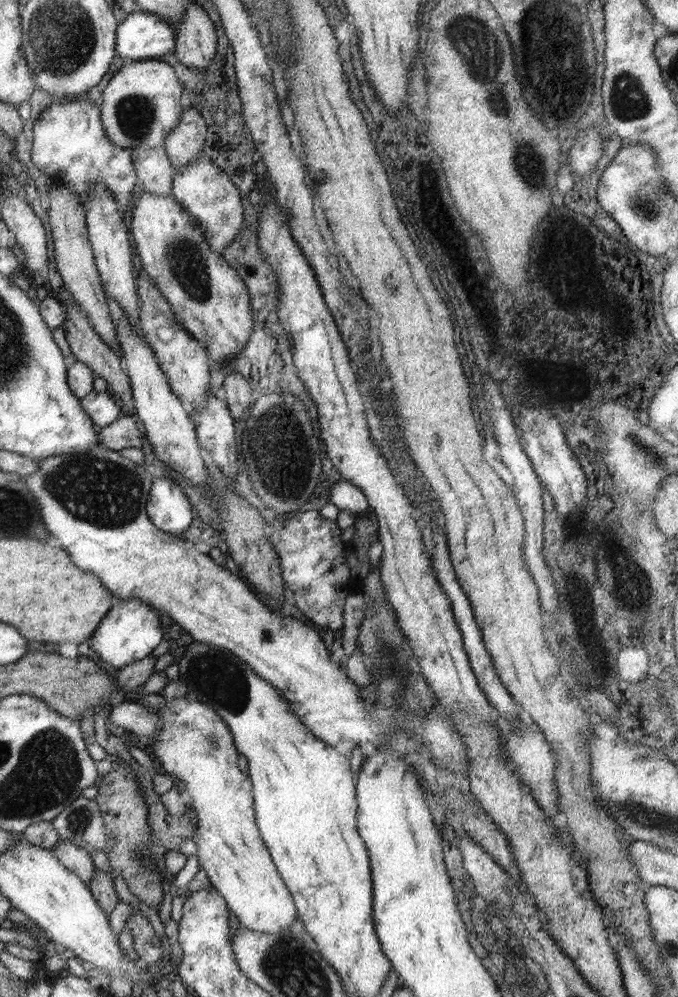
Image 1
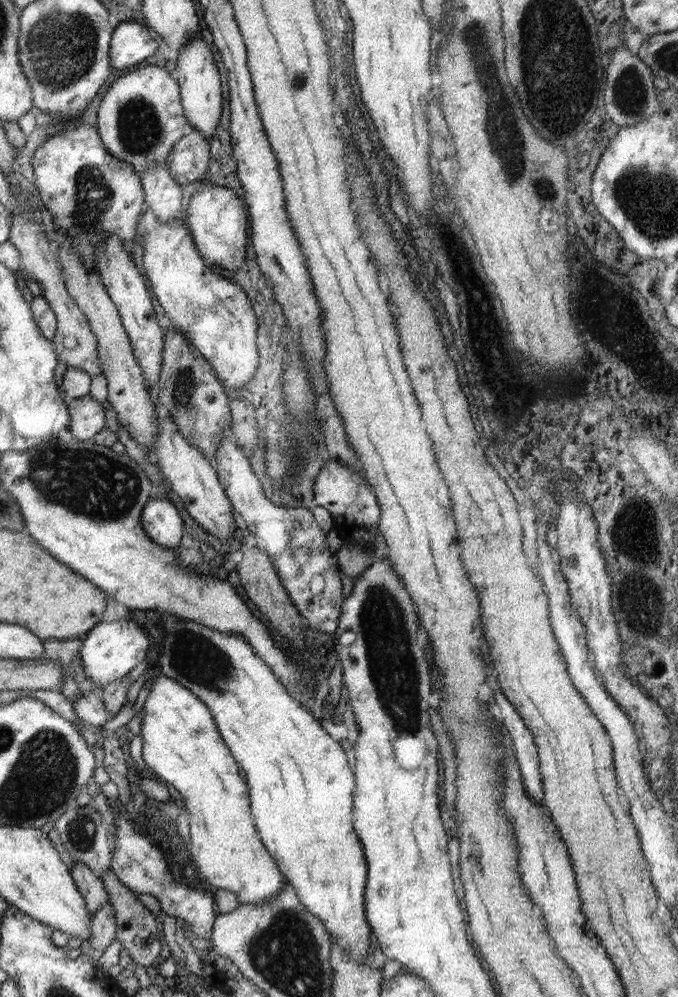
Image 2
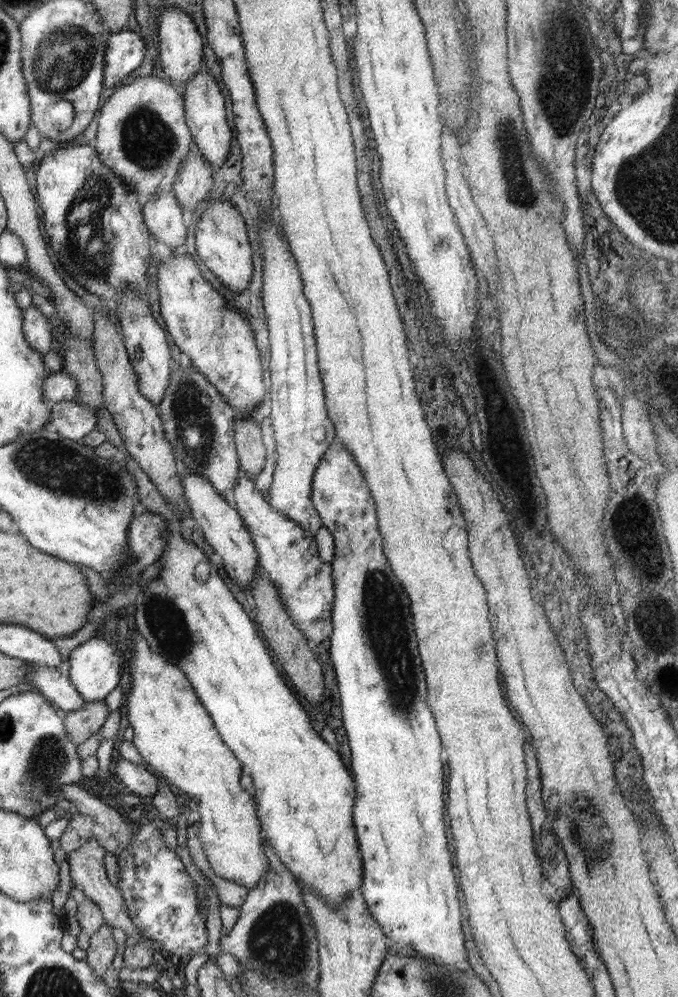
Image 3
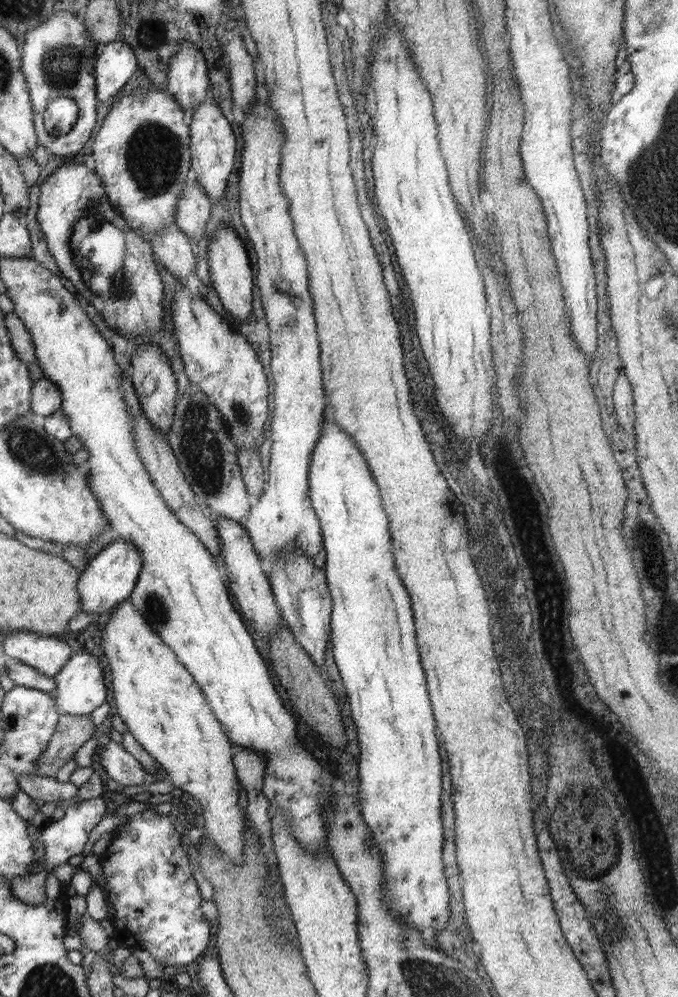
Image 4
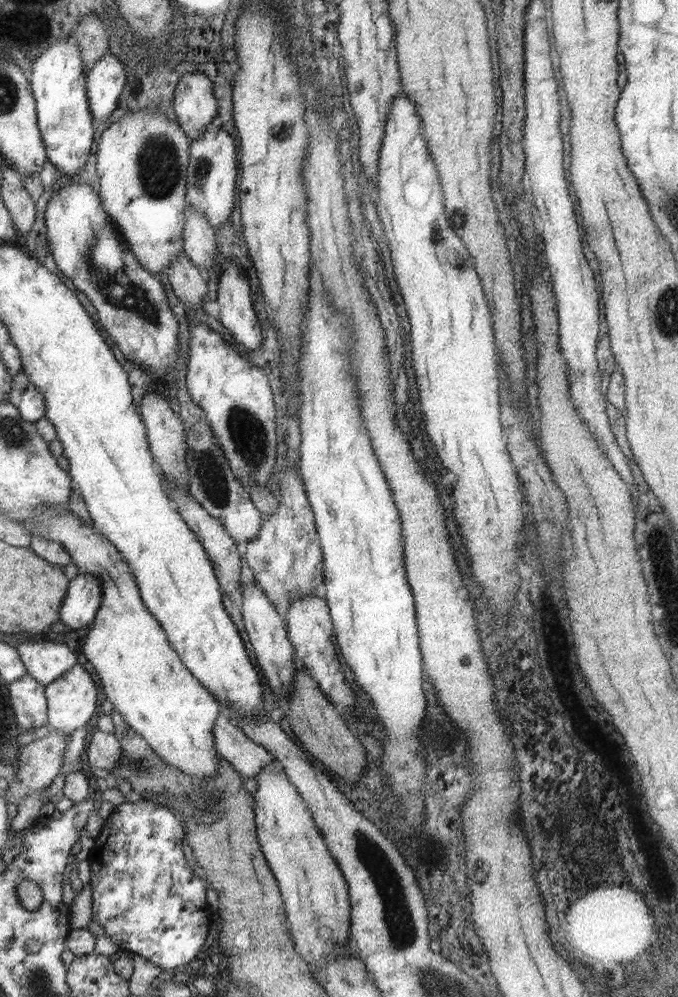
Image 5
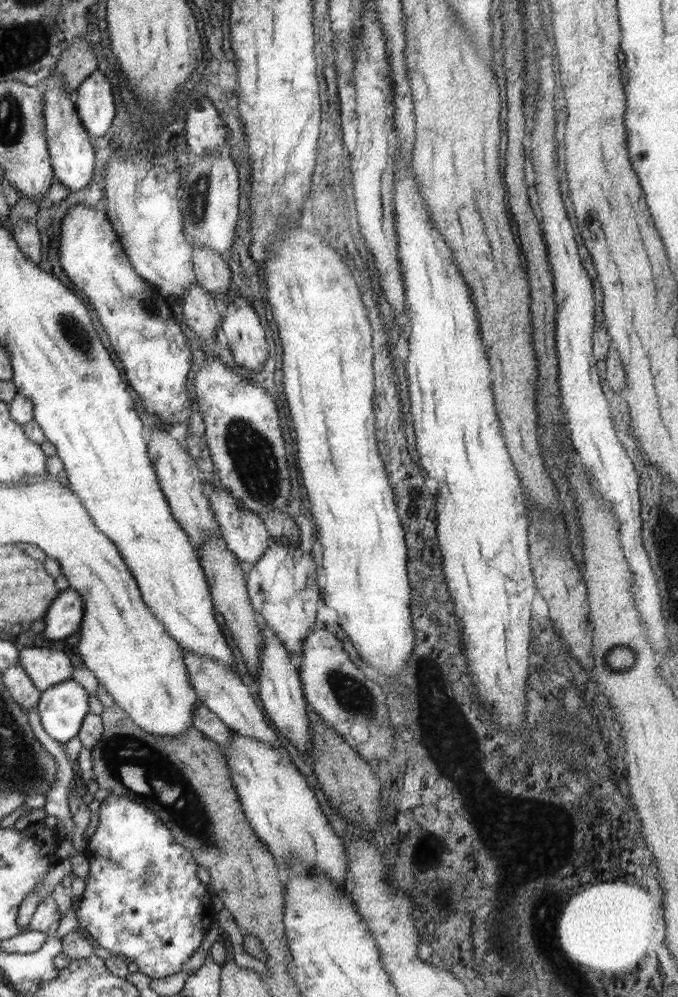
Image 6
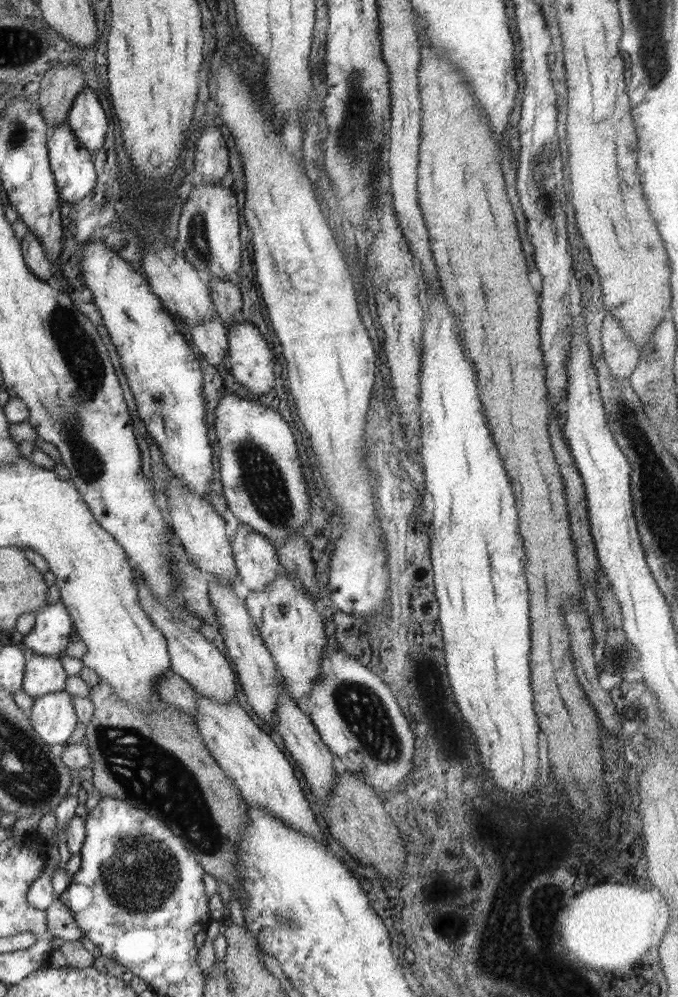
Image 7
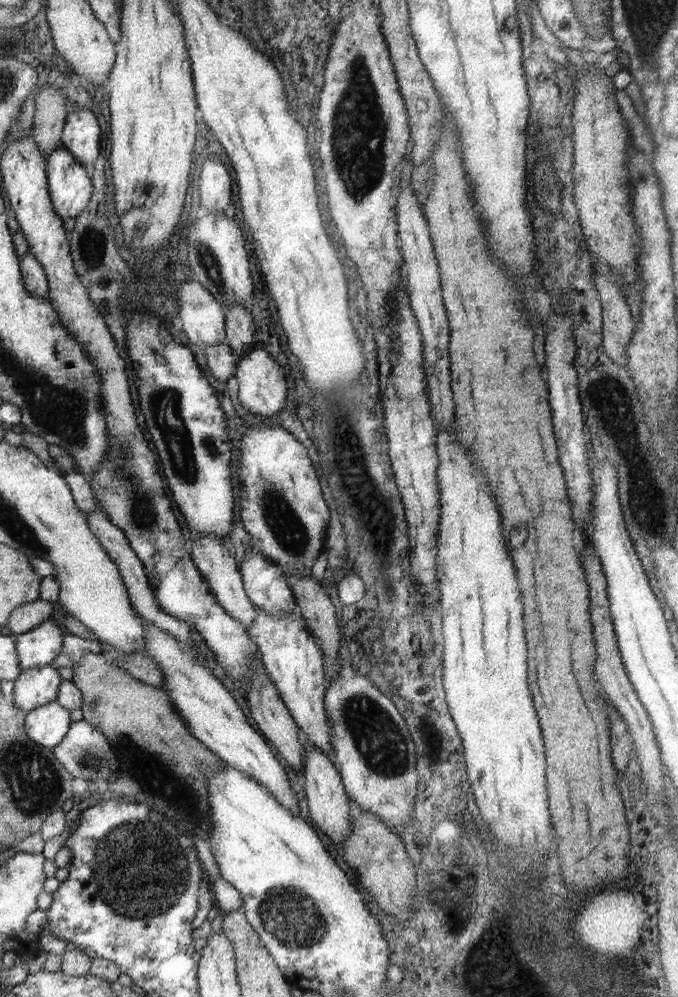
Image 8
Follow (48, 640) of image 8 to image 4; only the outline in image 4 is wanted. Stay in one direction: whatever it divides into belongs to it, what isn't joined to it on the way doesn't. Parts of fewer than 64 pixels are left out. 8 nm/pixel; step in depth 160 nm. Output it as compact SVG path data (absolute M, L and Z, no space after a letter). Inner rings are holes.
M114 538L112 543L90 560L85 569L81 572L81 580L78 584L81 610L99 616L104 612L110 612L113 606L129 598L142 570L142 561L140 553L129 540Z

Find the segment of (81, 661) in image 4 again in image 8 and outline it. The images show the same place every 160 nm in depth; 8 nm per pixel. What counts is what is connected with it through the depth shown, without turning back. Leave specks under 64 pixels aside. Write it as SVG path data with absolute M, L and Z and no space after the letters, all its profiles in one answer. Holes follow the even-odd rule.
M57 700L27 712L25 719L25 731L30 740L50 750L62 742L73 722L70 710Z

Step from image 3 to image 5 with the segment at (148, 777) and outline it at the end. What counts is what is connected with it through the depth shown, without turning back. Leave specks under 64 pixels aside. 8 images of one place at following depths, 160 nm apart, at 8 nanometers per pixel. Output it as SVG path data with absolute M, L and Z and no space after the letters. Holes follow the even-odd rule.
M94 727L93 730L86 750L88 764L90 767L112 772L112 768L116 768L115 764L121 757L120 743L112 733L102 731L98 727Z

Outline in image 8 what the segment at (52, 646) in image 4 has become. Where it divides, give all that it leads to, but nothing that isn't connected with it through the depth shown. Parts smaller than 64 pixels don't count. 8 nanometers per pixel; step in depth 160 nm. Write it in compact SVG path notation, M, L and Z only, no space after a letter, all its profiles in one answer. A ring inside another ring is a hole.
M51 664L22 670L15 680L13 704L24 712L30 712L53 703L57 700L62 681Z

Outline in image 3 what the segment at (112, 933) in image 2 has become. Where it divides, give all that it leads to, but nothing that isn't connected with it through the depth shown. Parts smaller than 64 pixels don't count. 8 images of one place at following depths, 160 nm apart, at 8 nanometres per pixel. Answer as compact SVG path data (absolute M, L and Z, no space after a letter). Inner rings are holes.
M104 924L90 936L85 961L93 970L93 975L102 978L114 960L118 947L112 936L112 927Z

